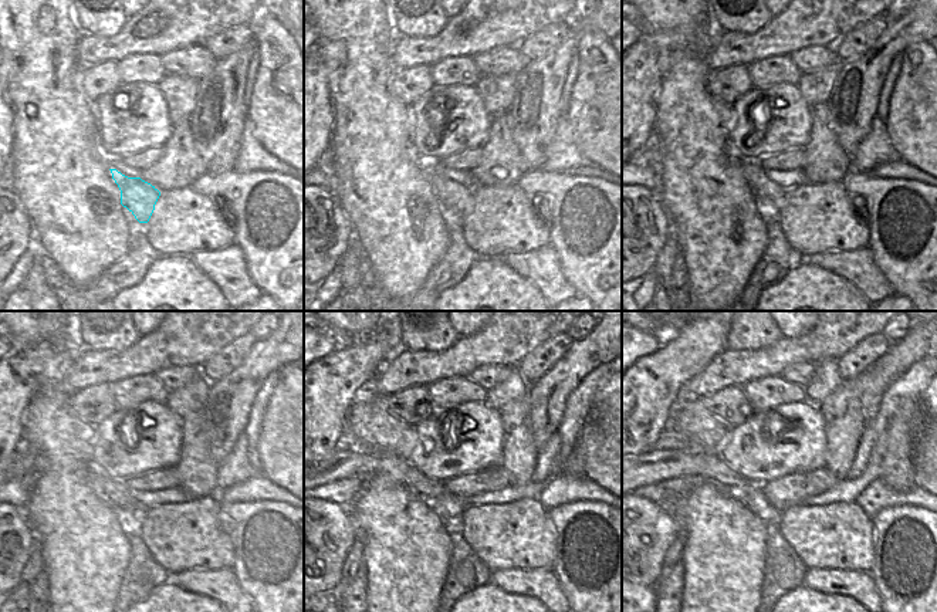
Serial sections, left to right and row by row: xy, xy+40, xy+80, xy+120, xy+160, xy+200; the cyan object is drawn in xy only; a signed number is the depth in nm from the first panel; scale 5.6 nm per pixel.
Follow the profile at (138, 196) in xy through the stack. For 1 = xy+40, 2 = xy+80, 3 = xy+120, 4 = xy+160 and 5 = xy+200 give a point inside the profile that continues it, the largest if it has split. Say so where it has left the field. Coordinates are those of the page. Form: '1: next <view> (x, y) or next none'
1: next xy+40 (452, 195)
2: next xy+80 (771, 195)
3: next xy+120 (112, 492)
4: next xy+160 (340, 465)
5: next xy+200 (655, 466)

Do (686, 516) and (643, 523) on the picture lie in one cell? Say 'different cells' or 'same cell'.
different cells

